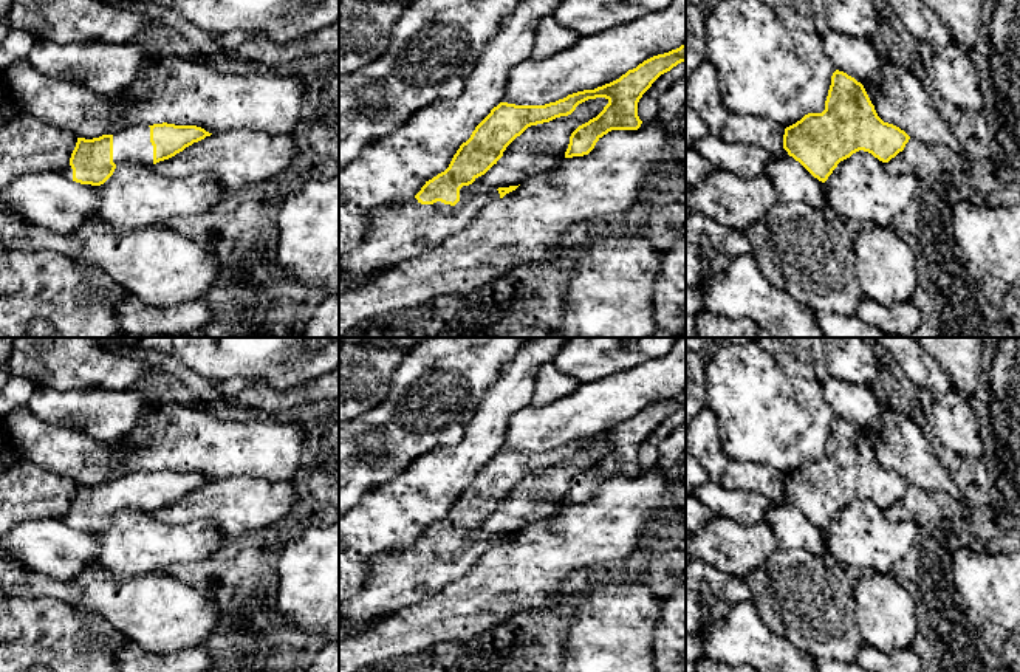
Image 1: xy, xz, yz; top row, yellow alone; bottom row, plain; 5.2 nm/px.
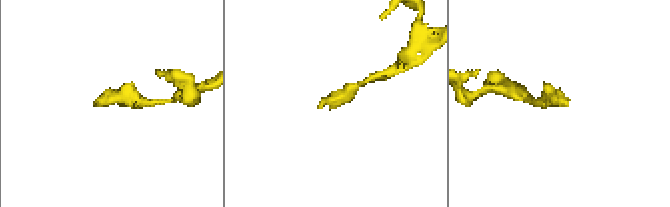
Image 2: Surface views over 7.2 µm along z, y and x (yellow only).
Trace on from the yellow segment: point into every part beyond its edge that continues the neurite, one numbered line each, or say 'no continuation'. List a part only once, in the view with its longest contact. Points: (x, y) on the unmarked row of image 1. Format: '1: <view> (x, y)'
1: xz (401, 578)

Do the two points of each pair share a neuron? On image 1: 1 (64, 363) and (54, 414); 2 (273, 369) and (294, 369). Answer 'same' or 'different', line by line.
1: different
2: same

